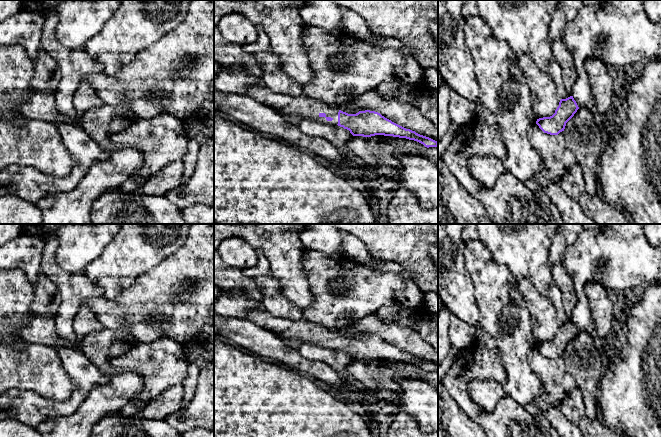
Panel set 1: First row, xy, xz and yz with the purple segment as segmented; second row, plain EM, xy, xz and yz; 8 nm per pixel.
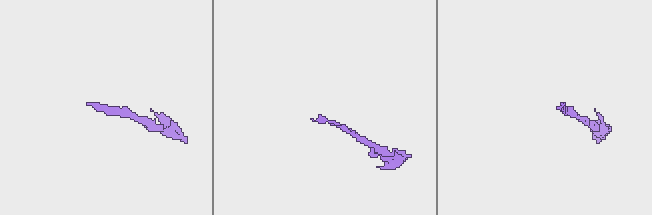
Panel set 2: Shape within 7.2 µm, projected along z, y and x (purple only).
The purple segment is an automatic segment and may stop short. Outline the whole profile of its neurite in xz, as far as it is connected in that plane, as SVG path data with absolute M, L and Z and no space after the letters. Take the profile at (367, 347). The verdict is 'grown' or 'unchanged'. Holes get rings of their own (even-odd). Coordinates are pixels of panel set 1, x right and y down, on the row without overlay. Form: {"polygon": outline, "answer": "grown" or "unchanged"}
{"polygon": "M263 308L249 312L246 320L274 332L282 339L310 342L326 349L338 349L349 354L353 360L393 360L417 365L427 372L438 370L437 365L406 353L378 336L365 334L348 338L341 335L345 323L337 323L333 328L329 328L307 321L305 318L291 321L275 317Z", "answer": "grown"}

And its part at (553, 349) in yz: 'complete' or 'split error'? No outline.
complete

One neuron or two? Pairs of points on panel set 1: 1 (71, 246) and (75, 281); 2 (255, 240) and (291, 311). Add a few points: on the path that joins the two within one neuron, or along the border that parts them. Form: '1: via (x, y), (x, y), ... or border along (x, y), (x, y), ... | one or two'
1: border along (54, 259), (67, 272), (83, 271) | two
2: border along (269, 273), (281, 284), (282, 292), (287, 297) | two

